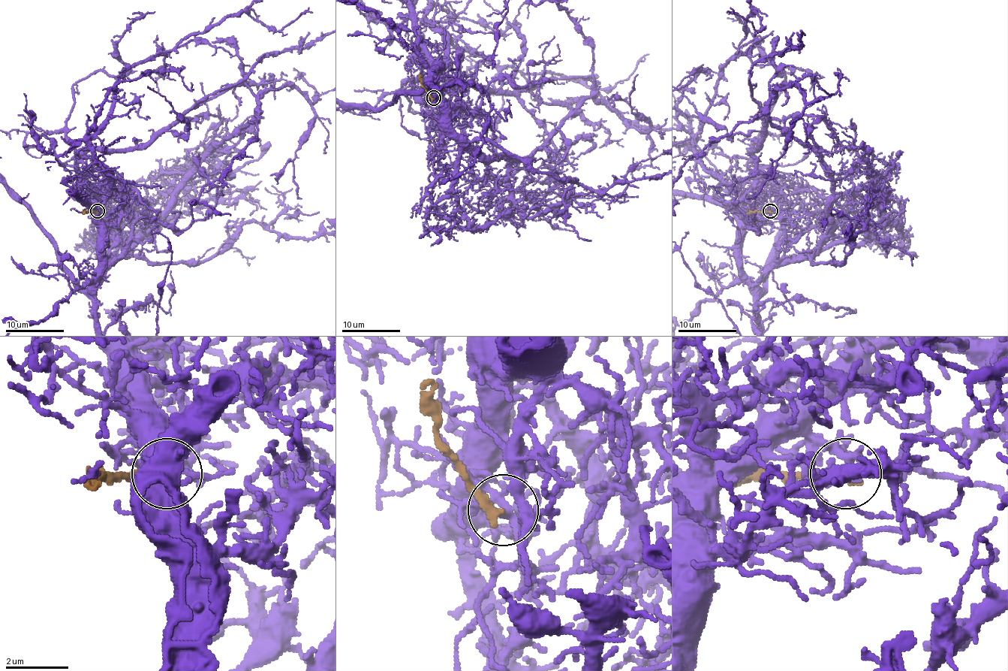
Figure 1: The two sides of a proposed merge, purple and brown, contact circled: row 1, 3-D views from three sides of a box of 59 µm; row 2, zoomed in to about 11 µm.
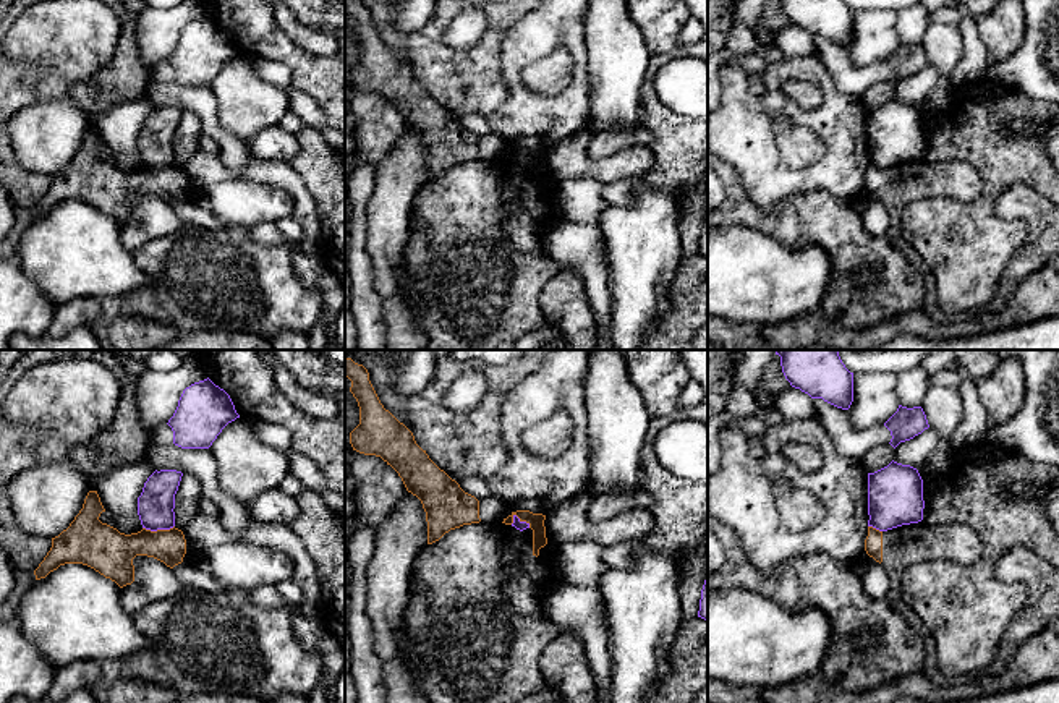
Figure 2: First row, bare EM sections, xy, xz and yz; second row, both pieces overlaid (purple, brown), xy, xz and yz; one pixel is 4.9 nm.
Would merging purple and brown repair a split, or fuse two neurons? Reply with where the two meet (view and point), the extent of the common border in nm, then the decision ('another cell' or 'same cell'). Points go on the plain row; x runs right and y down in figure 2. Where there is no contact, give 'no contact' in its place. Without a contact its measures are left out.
xy (157, 166) | 160 nm | another cell

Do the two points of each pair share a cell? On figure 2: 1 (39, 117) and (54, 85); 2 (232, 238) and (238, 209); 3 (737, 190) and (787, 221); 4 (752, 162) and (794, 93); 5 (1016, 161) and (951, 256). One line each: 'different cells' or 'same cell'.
1: different cells
2: different cells
3: same cell
4: different cells
5: same cell

